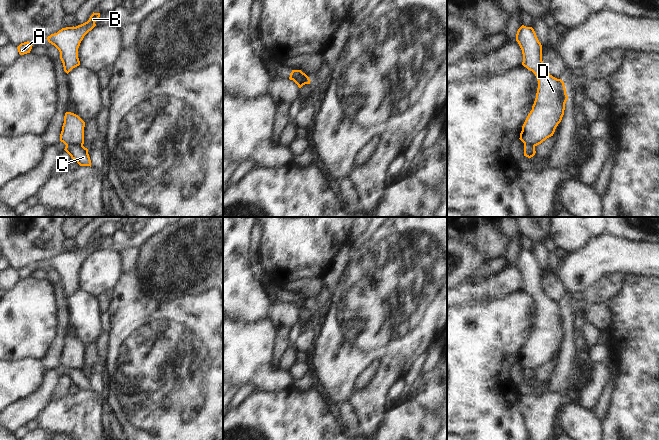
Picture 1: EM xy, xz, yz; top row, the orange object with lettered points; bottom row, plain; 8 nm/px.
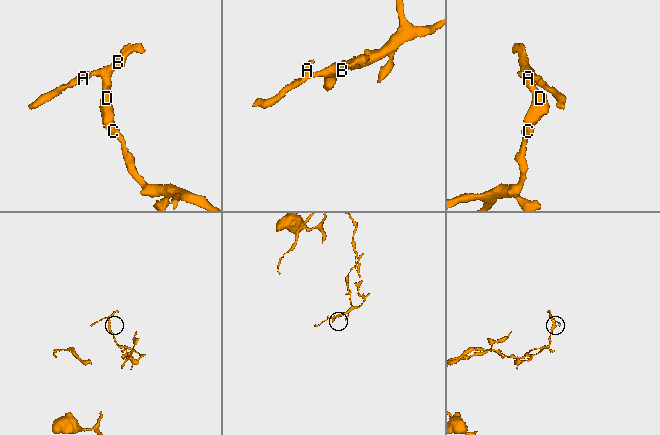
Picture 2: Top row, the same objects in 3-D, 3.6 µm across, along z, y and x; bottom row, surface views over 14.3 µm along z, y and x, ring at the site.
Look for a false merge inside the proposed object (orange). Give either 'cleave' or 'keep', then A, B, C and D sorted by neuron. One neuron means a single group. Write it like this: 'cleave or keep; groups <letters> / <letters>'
cleave; groups A B D / C

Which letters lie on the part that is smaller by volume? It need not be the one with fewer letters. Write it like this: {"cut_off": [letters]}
{"cut_off": ["A", "B", "D"]}

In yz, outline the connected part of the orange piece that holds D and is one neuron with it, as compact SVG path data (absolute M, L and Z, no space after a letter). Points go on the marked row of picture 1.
M522 25L516 34L522 54L522 65L532 71L538 81L536 98L520 133L524 144L537 146L553 136L564 115L568 99L564 82L553 77L544 67L542 45L532 27Z

